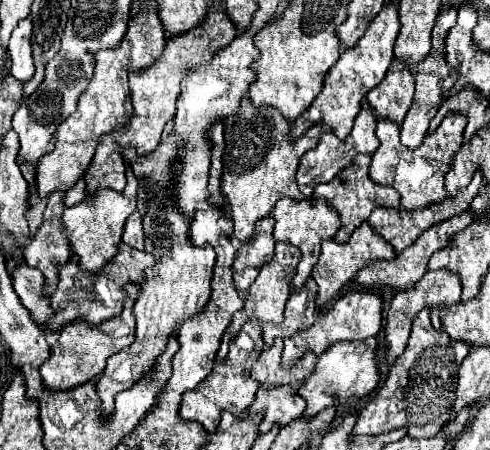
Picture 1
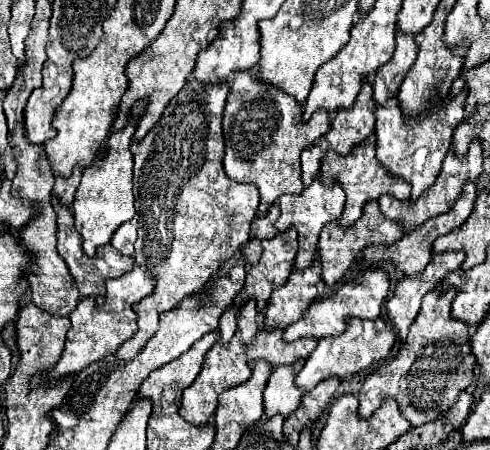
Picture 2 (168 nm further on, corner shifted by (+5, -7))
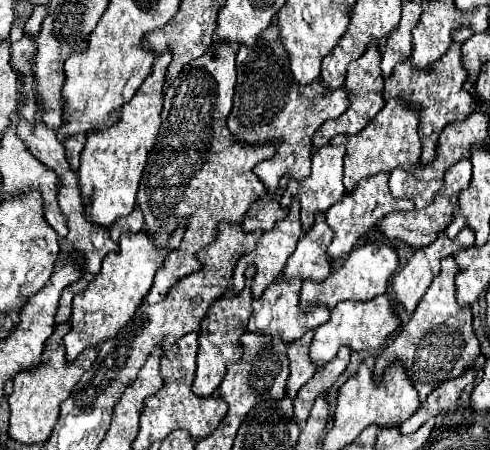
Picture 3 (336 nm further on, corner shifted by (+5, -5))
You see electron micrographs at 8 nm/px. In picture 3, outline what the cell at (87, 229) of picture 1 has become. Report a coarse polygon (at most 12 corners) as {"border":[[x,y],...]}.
{"border":[[171,53],[155,59],[119,123],[89,133],[85,219],[111,227],[135,209],[161,125]]}

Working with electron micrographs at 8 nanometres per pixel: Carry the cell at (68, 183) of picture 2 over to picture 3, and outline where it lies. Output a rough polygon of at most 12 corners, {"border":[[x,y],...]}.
{"border":[[85,133],[65,143],[71,169],[77,173],[79,155],[85,147]]}

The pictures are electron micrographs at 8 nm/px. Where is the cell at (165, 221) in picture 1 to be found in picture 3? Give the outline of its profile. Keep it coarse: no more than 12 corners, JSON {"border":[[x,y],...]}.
{"border":[[211,45],[165,91],[137,205],[161,243],[145,297],[201,271],[219,223],[265,195],[225,125],[235,51]]}

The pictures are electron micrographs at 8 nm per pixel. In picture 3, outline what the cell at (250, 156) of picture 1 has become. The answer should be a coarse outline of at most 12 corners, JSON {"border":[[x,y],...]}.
{"border":[[275,19],[239,47],[227,127],[275,143],[253,173],[275,195],[309,177],[313,135],[341,117],[345,89],[297,85]]}

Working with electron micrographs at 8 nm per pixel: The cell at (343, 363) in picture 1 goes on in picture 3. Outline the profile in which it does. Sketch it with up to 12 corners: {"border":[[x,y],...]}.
{"border":[[387,295],[343,301],[315,329],[317,367],[339,347],[369,351],[399,327]]}

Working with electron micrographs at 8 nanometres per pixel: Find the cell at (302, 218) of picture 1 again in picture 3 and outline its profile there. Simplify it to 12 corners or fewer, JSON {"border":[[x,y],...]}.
{"border":[[345,149],[313,153],[311,175],[289,181],[281,205],[301,203],[301,225],[311,229],[345,197]]}

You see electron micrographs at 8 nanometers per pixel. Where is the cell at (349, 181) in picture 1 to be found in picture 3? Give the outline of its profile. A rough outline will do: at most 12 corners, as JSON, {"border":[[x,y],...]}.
{"border":[[389,99],[343,145],[345,189],[361,179],[413,173],[421,141],[417,113]]}

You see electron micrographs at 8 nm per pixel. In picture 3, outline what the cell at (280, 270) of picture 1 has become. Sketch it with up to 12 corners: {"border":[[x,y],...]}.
{"border":[[299,205],[257,241],[253,297],[283,273],[303,235]]}

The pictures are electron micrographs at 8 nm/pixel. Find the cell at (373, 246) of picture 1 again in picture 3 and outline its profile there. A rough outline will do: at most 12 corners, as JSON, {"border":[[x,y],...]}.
{"border":[[389,175],[361,181],[327,209],[331,261],[347,255],[385,215],[411,211],[393,199]]}

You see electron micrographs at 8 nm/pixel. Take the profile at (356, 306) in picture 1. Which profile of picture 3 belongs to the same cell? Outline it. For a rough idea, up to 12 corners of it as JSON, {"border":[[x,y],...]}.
{"border":[[393,245],[351,251],[321,285],[305,281],[301,309],[371,301],[399,265]]}

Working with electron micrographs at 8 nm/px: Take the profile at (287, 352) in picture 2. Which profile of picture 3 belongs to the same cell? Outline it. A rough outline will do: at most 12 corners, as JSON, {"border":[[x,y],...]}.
{"border":[[275,279],[253,301],[247,329],[295,343],[329,321],[327,309],[301,313],[301,281]]}

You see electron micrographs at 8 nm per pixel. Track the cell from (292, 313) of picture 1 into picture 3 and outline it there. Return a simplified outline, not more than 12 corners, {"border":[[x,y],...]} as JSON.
{"border":[[325,215],[301,237],[283,277],[323,281],[331,273],[325,249],[333,239]]}

